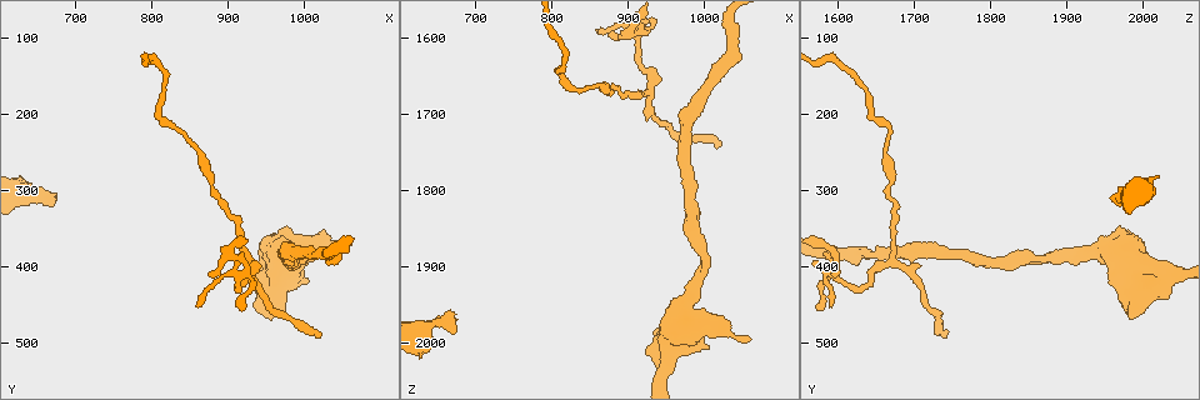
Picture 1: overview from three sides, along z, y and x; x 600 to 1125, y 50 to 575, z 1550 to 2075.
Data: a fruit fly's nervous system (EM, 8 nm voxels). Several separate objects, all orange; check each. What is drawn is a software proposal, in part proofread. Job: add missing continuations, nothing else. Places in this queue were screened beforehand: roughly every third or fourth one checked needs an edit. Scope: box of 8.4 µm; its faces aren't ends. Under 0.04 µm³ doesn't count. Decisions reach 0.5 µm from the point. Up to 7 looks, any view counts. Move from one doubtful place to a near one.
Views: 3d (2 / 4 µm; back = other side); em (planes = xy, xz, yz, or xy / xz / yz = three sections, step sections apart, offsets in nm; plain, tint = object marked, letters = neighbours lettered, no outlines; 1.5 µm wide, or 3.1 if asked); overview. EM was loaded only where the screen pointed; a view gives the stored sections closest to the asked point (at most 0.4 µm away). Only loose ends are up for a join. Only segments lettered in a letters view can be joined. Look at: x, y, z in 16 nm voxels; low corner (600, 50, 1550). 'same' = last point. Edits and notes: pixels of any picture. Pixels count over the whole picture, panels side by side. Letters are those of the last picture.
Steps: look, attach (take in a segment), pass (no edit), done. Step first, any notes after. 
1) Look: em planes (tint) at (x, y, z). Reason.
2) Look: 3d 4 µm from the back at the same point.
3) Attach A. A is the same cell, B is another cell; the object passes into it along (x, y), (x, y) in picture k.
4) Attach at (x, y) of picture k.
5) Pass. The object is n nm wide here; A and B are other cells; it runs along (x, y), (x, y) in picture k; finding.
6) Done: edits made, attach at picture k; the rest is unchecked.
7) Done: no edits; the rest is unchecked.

Look: 3d 2 µm at (945, 430, 2035). Branch stops here.

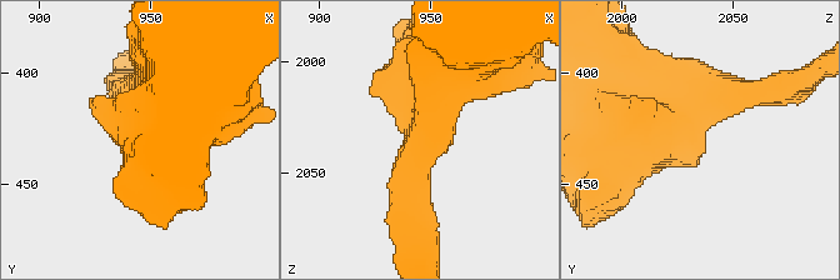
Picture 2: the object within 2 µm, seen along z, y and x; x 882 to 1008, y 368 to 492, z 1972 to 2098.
Look: em planes (tint) at (943, 436, 2038).

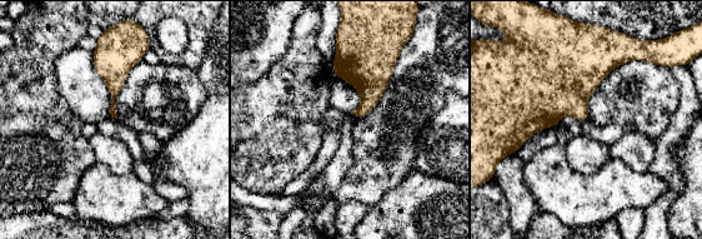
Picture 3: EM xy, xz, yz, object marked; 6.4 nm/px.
Look: em planes (letters) at the same point. What lies round it.

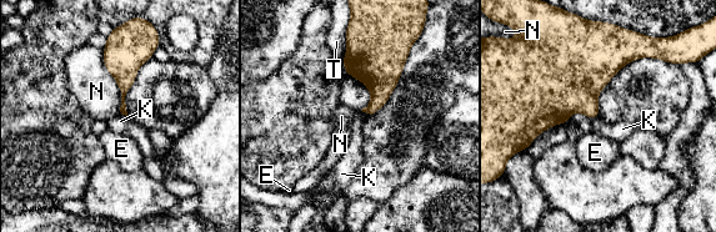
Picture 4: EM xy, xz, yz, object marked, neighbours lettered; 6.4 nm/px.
Pass. E, K, N and T are other cells; a border runs along (361, 110), (370, 114) in picture 4; none of them fits.

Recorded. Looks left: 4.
Look: em yz step 4 (tint) at (1020, 490, 1740). An open end.

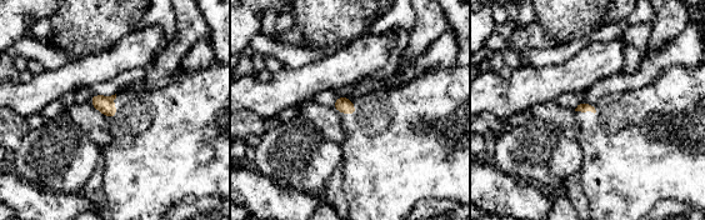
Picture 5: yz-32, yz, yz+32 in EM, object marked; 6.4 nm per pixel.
Look: em xz step 4 (letters) at the same point. Another direction.

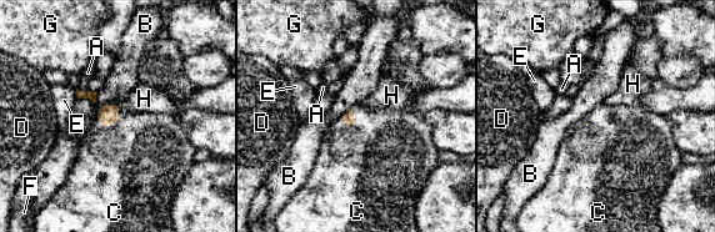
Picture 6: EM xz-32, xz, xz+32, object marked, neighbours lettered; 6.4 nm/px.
Attach C. The longest contact is with C, 180 nm; C is the same cell, A, B, D, E, F, G and H are other cells; the object passes into it along (109, 115), (114, 124), (118, 162) in picture 6; it goes on there.

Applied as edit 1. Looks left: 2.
Done: edits made, attach at picture 6; the rest is unchecked.

